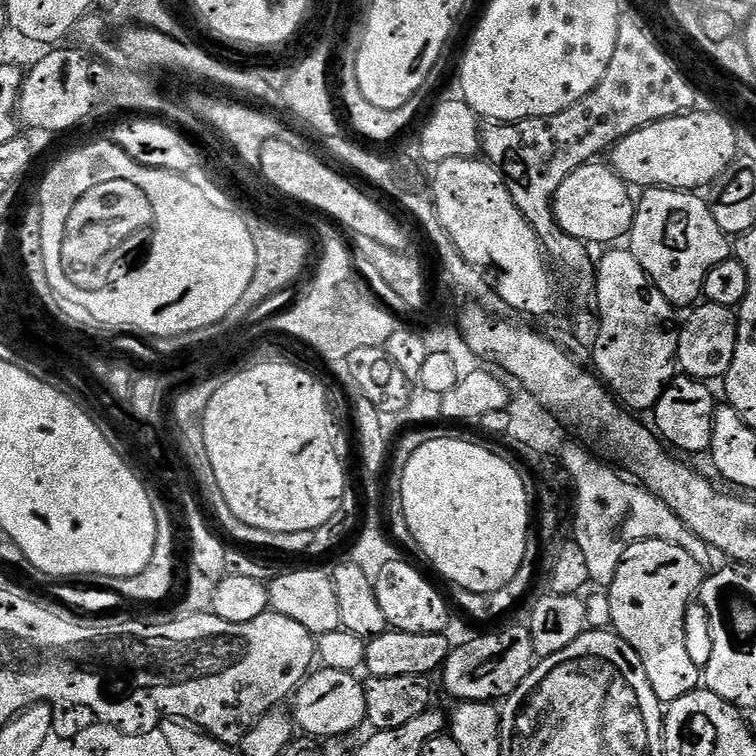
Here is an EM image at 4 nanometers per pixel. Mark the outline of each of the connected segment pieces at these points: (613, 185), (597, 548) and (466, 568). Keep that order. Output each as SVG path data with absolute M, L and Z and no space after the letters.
M600 163L583 164L571 172L566 182L558 186L552 209L556 225L566 234L583 240L589 246L612 246L623 241L632 231L637 201L634 196L632 200L633 189L630 185L607 163Z
M576 442L570 444L563 449L562 463L574 485L574 543L586 558L593 585L611 584L626 550L639 540L661 540L670 542L670 546L682 546L682 550L686 550L700 568L708 570L713 567L713 549L705 540L694 535L686 522L682 522L682 518L666 506L666 502L639 483L625 478L615 467L607 468L602 461L595 460L587 447Z
M440 436L437 440L436 437L429 438L426 443L420 444L418 450L414 450L414 454L402 465L401 472L404 473L400 476L400 493L398 493L398 499L400 508L403 510L404 517L406 518L406 526L414 538L419 555L424 555L452 583L452 586L465 588L478 594L502 590L502 586L506 586L506 582L510 582L510 578L514 578L514 574L518 574L522 562L529 556L528 488L524 485L523 478L520 477L521 469L517 468L510 461L503 460L498 453L491 452L490 449L483 448L482 445L475 444L472 440L455 440L452 436Z

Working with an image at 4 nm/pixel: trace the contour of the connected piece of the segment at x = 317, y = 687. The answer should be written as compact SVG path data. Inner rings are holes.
M323 666L317 667L305 676L290 700L291 719L298 725L299 731L301 728L300 732L305 737L325 738L344 735L356 729L363 720L368 719L364 685L356 679L353 673L330 670Z

